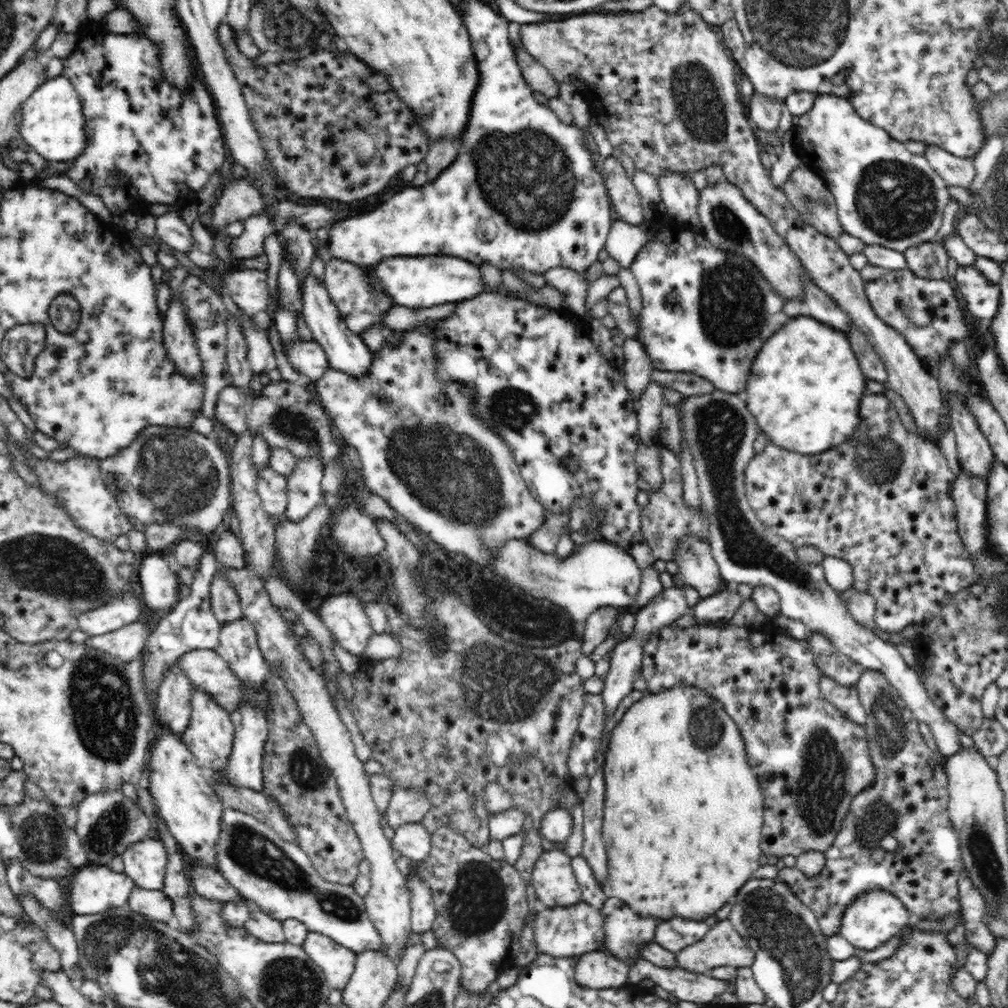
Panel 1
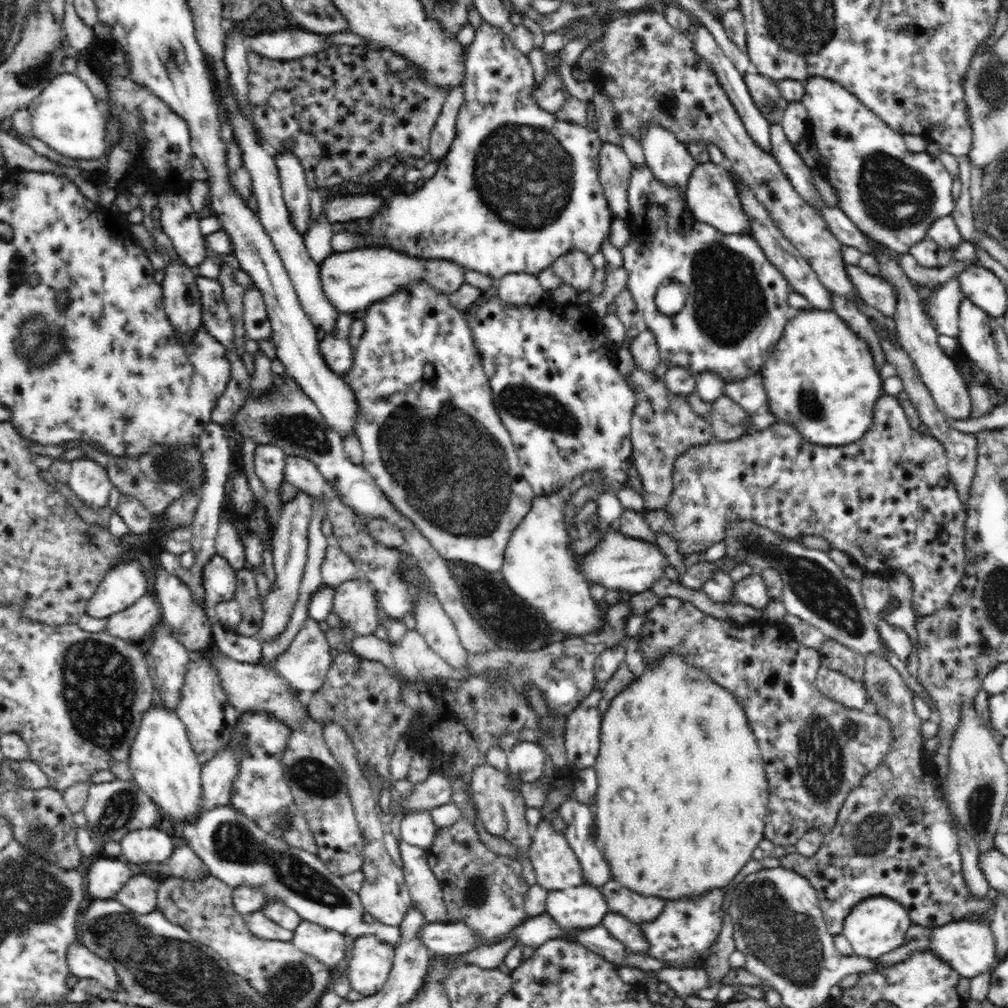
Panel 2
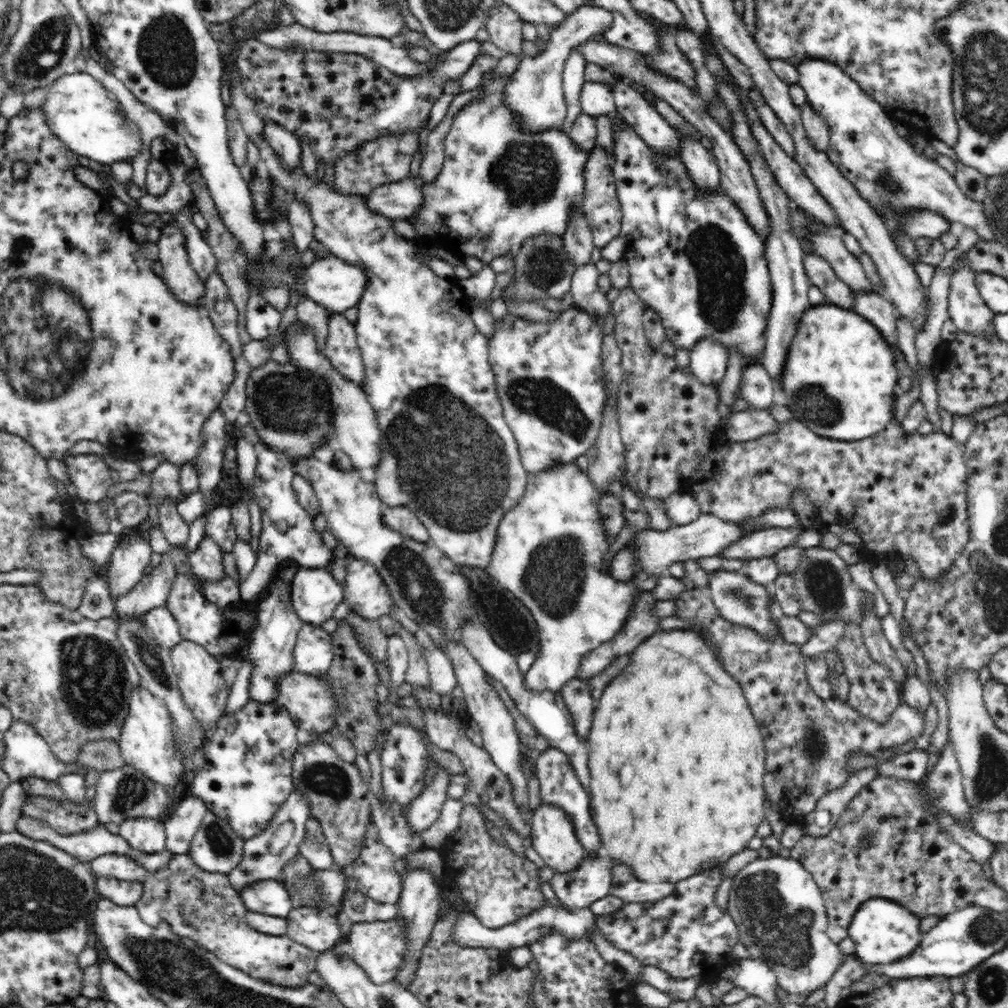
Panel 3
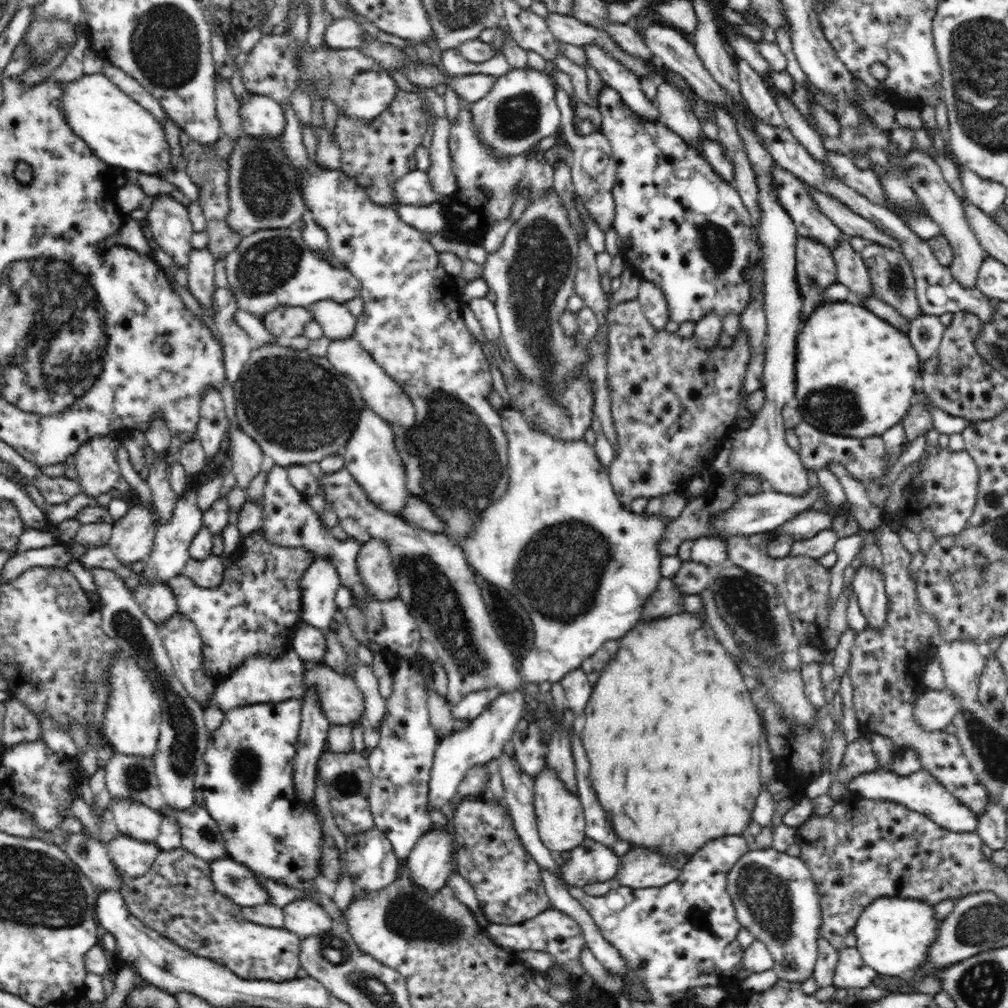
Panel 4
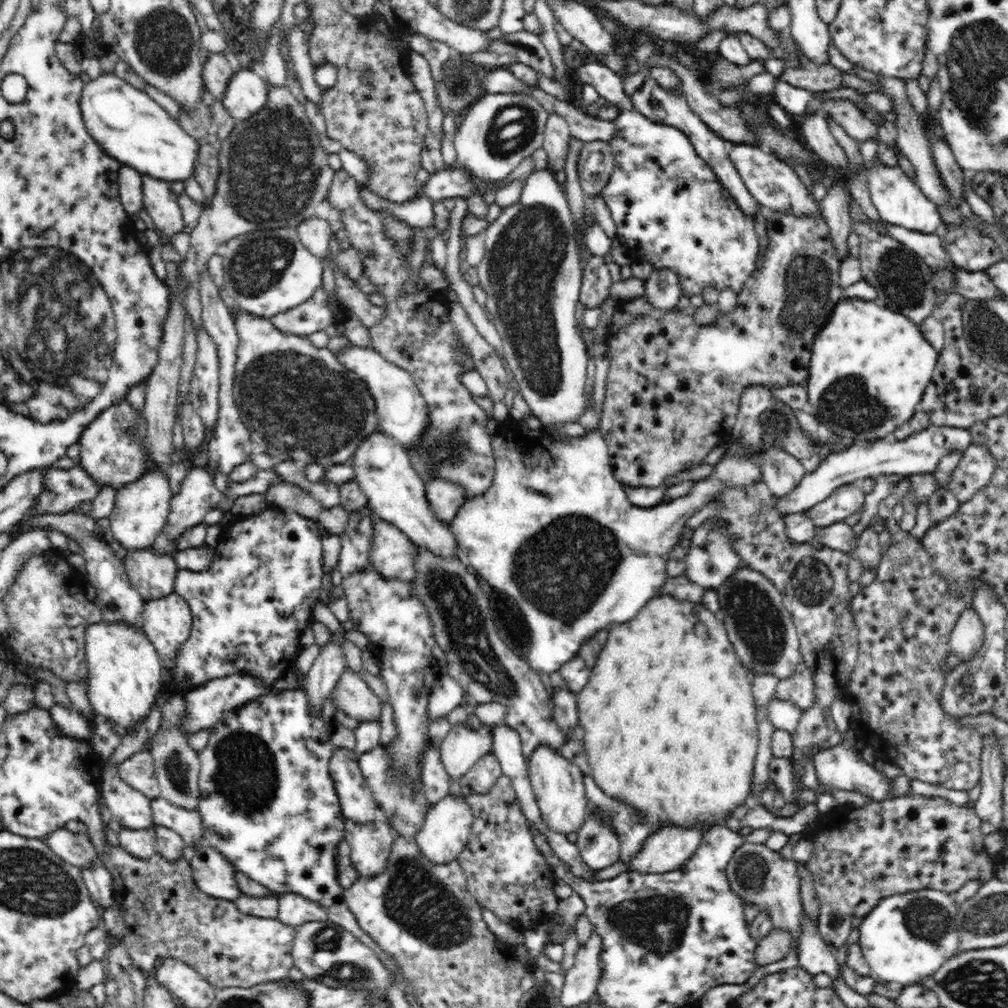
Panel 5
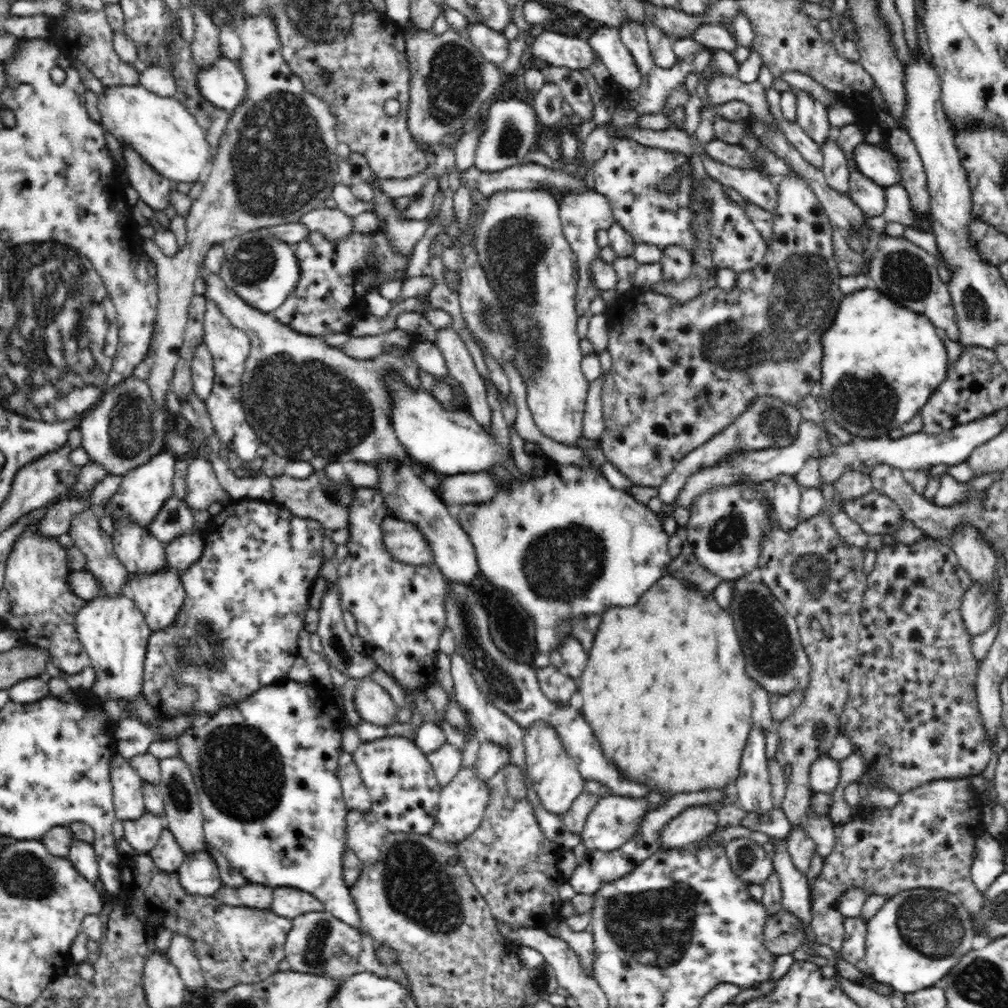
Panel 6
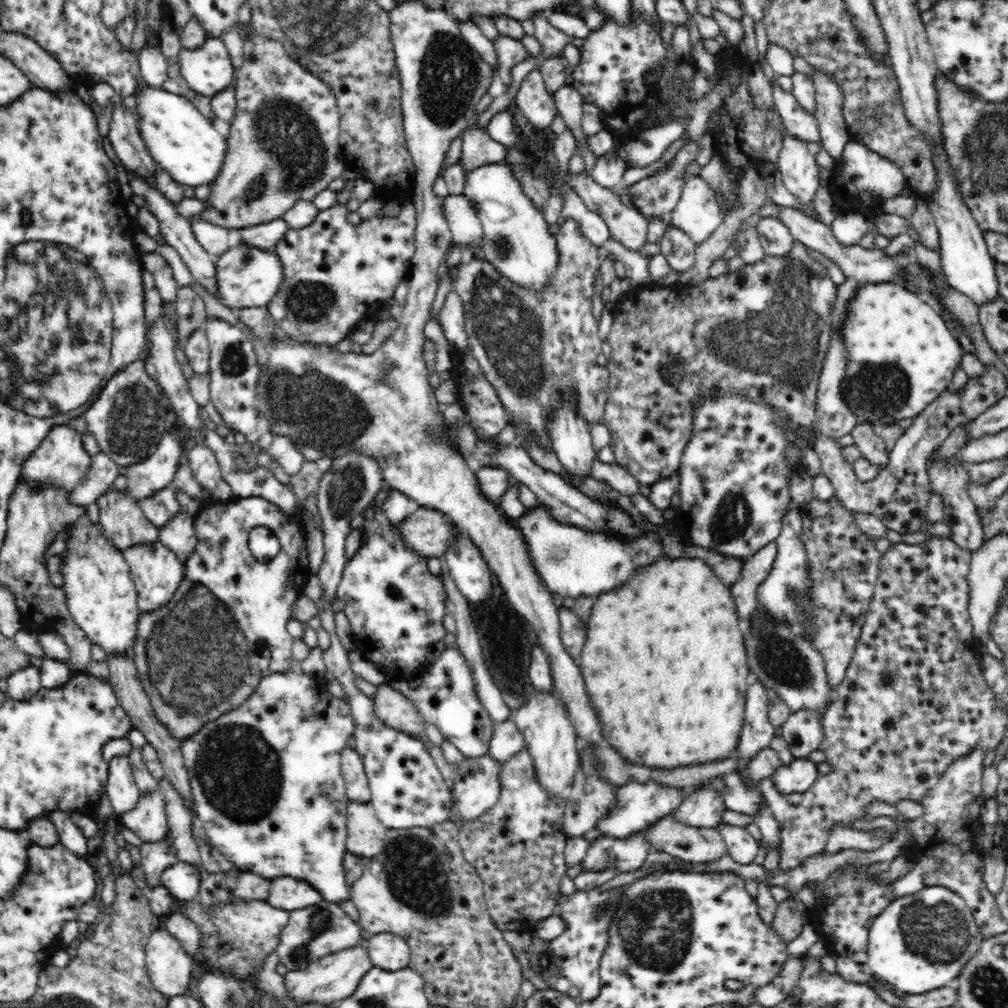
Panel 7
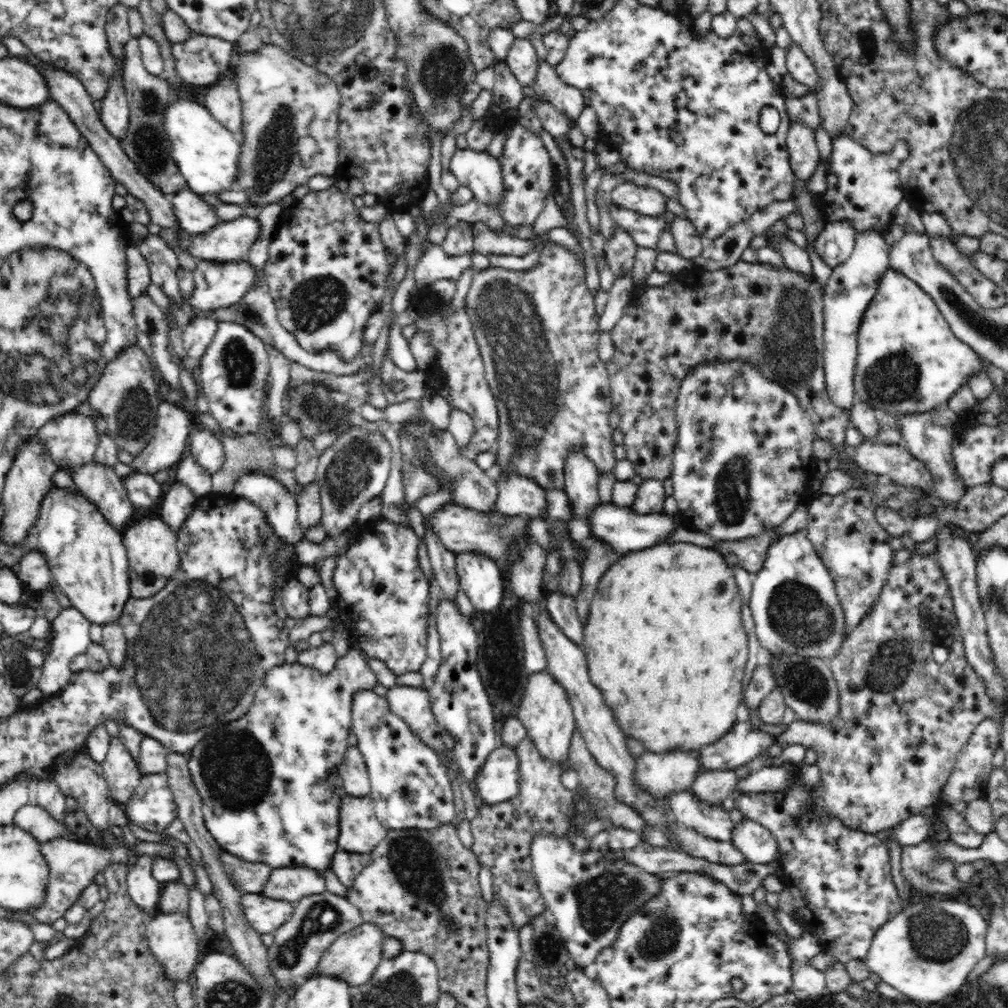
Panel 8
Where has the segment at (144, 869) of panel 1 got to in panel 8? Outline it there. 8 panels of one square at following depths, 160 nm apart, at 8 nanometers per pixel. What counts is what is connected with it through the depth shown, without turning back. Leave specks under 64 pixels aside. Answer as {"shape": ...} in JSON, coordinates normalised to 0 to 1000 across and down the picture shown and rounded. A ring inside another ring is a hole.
{"shape":[[[118,731],[110,733],[105,753],[100,760],[108,791],[111,791],[115,798],[127,796],[143,770],[137,756],[133,755],[133,751]]]}

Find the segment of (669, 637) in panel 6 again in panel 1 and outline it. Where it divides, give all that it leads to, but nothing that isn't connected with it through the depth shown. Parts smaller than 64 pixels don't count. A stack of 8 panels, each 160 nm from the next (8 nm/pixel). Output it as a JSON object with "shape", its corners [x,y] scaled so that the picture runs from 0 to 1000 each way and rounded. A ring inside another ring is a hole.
{"shape":[[[671,679],[657,687],[639,687],[637,692],[619,706],[615,717],[609,719],[598,763],[601,785],[596,828],[602,845],[602,888],[621,896],[631,907],[653,911],[653,915],[671,909],[679,913],[696,913],[712,905],[718,897],[728,893],[733,881],[736,881],[740,874],[747,871],[747,866],[754,860],[753,852],[757,847],[754,839],[758,789],[752,770],[744,761],[740,739],[732,719],[724,712],[714,696],[699,688],[698,685],[679,679]]]}

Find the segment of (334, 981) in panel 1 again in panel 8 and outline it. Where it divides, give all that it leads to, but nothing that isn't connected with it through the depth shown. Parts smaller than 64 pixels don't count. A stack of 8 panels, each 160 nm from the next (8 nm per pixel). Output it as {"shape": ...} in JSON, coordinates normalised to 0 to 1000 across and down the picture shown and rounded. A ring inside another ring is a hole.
{"shape":[[[306,860],[274,861],[262,877],[260,887],[272,893],[295,897],[296,893],[323,885],[319,868]]]}

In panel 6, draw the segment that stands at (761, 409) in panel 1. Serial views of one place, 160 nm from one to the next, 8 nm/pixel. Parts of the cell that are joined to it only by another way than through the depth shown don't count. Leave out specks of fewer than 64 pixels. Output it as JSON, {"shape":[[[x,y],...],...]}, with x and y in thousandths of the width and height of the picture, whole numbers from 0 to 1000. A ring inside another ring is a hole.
{"shape":[[[859,286],[852,290],[839,293],[832,300],[829,314],[823,325],[821,325],[814,333],[816,345],[816,354],[814,359],[814,377],[813,392],[815,392],[815,403],[818,404],[818,411],[823,412],[837,427],[841,427],[847,433],[853,433],[855,436],[871,436],[879,434],[885,427],[889,426],[893,421],[901,419],[911,412],[914,405],[921,399],[927,387],[931,387],[933,381],[938,377],[938,368],[941,360],[938,341],[935,339],[932,328],[925,322],[925,319],[914,311],[903,309],[889,302],[886,298],[881,297],[879,293],[871,289],[869,286]]]}

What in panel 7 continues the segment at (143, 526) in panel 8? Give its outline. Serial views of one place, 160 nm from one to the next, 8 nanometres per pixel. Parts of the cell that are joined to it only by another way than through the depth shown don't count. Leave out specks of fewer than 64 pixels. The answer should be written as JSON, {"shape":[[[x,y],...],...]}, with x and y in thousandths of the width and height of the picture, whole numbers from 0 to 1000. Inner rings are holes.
{"shape":[[[158,536],[151,540],[133,540],[131,544],[125,544],[122,551],[132,571],[140,607],[151,607],[167,599],[181,577],[183,559]]]}

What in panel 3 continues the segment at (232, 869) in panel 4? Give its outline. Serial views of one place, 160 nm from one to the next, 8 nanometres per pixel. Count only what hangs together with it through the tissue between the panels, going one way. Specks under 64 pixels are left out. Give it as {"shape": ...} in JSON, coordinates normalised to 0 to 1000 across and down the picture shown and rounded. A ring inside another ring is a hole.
{"shape":[[[273,873],[252,875],[244,883],[238,883],[236,890],[246,904],[266,909],[285,912],[288,904],[292,902],[288,886],[282,882],[280,875]]]}

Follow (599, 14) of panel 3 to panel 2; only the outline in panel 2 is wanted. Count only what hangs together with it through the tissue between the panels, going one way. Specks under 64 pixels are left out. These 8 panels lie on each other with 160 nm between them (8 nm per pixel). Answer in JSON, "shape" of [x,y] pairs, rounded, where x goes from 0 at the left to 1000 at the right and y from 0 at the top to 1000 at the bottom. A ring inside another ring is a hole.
{"shape":[[[554,65],[543,70],[539,82],[534,87],[529,85],[528,96],[532,98],[536,107],[551,115],[551,111],[560,105],[564,93],[554,70]]]}

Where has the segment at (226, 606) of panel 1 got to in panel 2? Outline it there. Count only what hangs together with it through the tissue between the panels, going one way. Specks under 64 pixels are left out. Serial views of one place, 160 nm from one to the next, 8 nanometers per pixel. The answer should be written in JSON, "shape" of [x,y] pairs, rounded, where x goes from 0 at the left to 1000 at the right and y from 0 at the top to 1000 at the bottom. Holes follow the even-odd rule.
{"shape":[[[212,550],[208,558],[202,560],[200,577],[206,596],[218,599],[222,595],[230,595],[234,585],[233,564],[223,554]]]}

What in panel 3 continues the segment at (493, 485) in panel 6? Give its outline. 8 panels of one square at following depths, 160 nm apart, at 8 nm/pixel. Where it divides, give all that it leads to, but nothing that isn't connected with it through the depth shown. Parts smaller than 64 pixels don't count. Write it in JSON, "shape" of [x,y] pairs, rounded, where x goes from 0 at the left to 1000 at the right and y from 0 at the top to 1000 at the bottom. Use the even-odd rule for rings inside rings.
{"shape":[[[382,502],[380,505],[380,516],[383,518],[383,523],[389,527],[400,531],[401,533],[410,534],[415,538],[424,538],[426,536],[423,522],[419,521],[418,516],[415,516],[411,510],[403,502]]]}

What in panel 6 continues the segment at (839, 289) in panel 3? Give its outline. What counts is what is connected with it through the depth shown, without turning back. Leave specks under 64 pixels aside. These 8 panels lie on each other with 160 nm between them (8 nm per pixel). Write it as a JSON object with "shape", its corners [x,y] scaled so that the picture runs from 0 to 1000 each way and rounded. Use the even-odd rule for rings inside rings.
{"shape":[[[784,168],[781,176],[771,178],[771,205],[767,208],[767,233],[761,240],[761,250],[756,260],[748,267],[738,269],[732,276],[730,283],[724,289],[706,286],[702,290],[696,290],[690,296],[682,301],[675,302],[669,296],[642,288],[635,292],[628,300],[629,306],[623,310],[607,315],[607,323],[604,324],[602,346],[606,351],[606,365],[600,373],[597,383],[597,403],[599,410],[600,426],[593,436],[600,450],[600,456],[613,464],[619,472],[622,472],[632,482],[654,483],[665,467],[692,442],[700,440],[704,435],[714,430],[723,421],[726,421],[739,407],[740,404],[754,393],[768,393],[768,396],[778,398],[792,406],[792,400],[802,391],[805,391],[808,382],[814,377],[814,359],[816,347],[812,345],[813,339],[813,326],[818,325],[816,316],[819,312],[830,311],[827,306],[827,282],[832,282],[834,273],[830,268],[830,259],[826,252],[825,222],[822,214],[816,207],[814,200],[806,190],[806,188]]]}

